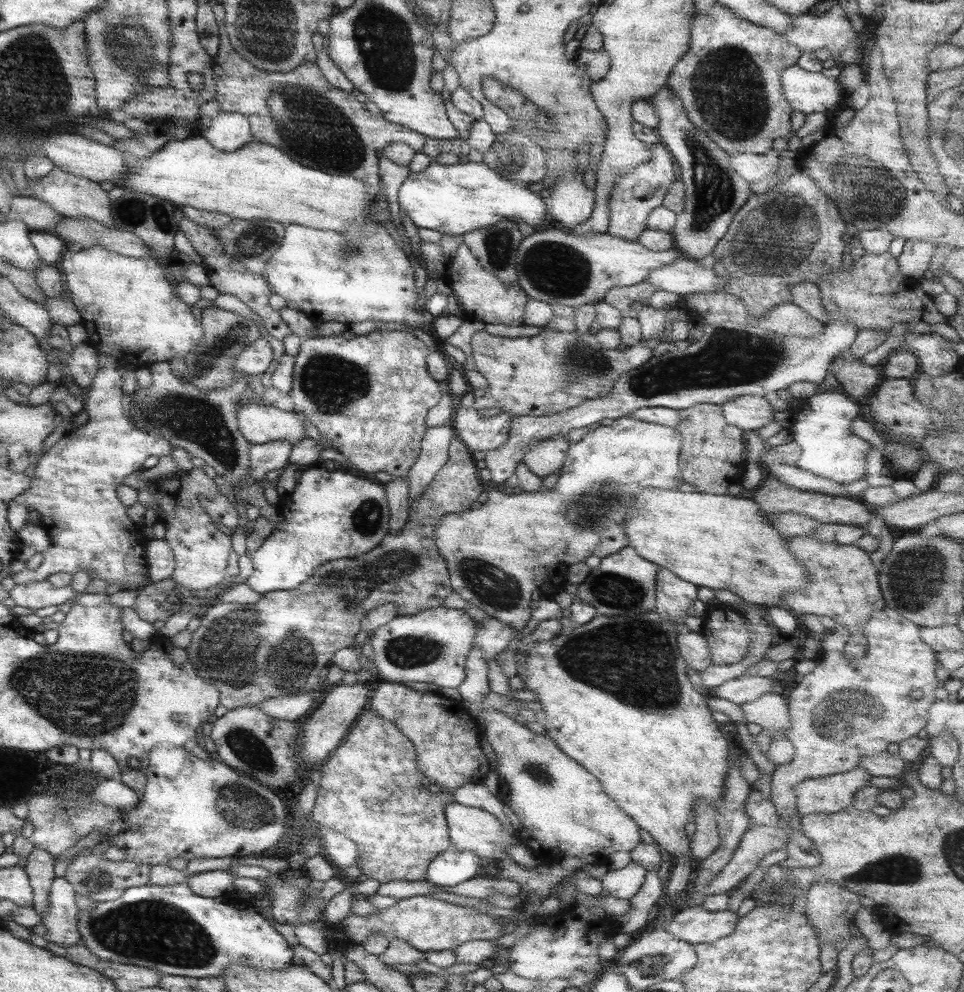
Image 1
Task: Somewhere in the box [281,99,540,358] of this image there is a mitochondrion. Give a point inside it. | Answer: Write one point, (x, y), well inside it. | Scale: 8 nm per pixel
(499, 246)

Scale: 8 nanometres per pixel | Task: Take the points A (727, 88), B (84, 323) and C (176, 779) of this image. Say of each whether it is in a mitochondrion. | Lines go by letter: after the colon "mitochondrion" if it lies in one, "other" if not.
A: mitochondrion
B: other
C: other

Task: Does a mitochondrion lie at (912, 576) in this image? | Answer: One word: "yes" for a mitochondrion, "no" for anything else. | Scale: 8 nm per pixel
yes

